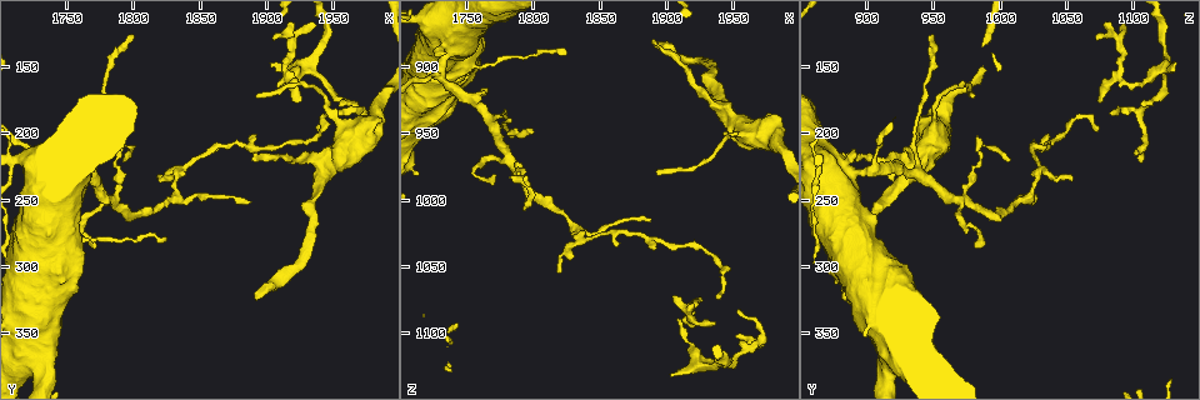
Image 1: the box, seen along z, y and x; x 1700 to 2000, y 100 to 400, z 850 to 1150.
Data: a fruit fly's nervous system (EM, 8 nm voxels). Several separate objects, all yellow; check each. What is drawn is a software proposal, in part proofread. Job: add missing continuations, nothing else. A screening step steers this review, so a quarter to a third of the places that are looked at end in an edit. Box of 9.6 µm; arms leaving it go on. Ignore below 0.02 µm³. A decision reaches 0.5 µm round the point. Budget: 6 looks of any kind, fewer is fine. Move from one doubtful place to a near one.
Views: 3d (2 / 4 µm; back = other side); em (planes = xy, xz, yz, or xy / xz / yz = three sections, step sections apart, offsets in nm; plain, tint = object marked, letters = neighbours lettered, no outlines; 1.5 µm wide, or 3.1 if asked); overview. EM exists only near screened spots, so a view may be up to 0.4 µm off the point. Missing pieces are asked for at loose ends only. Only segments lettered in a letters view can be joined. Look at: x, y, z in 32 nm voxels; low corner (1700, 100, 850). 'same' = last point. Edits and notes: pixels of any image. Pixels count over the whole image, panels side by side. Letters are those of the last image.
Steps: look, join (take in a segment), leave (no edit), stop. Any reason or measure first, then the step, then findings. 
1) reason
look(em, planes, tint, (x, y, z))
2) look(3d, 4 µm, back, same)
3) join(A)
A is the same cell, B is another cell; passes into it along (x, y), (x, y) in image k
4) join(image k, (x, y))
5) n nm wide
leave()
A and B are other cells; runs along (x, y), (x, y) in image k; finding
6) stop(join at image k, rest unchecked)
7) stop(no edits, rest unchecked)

an open end
look(3d, 2 µm, (1904, 146, 1134))

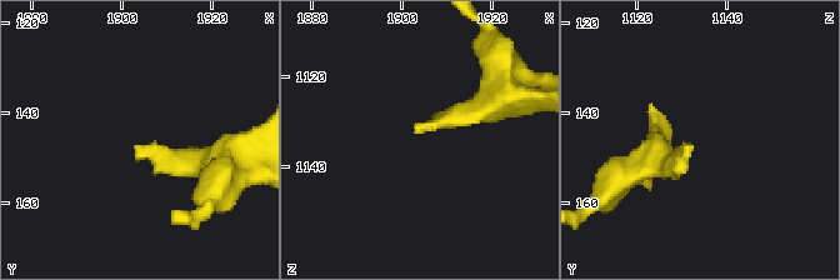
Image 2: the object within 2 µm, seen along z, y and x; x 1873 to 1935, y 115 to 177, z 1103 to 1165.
look(em, planes, letters, (1904, 148, 1132))

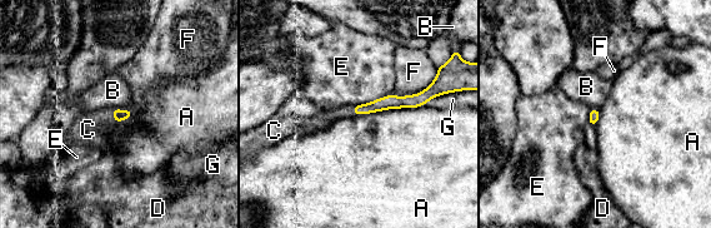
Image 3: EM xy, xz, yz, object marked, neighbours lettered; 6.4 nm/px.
join(C)
C is the same cell, A, B, D, E, F and G are other cells; passes into it along (119, 115), (114, 115), (88, 129) in image 3; the neuron continues

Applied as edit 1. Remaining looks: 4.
free end
look(3d, 2 µm, (1924, 178, 1074))

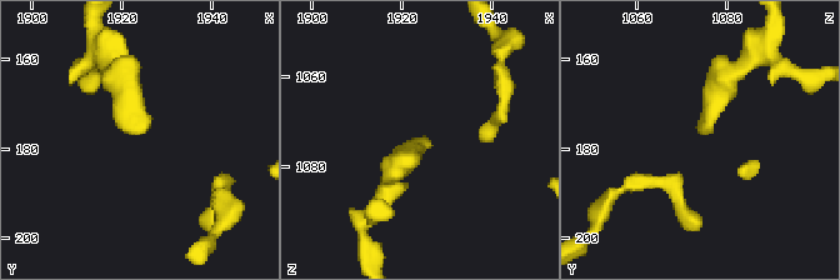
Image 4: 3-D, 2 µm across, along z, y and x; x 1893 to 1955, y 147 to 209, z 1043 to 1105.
look(em, planes, letters, (1926, 176, 1074))

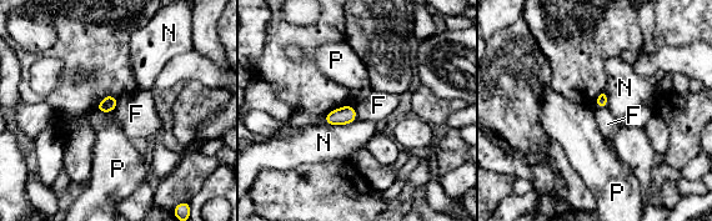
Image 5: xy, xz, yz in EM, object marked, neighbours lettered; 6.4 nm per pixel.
leave()
F, N and P are other cells; border along (354, 106), (356, 119) in image 5; no lettered segment goes on from it

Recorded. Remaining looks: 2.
thin end
look(em, planes, letters, (1890, 216, 880))

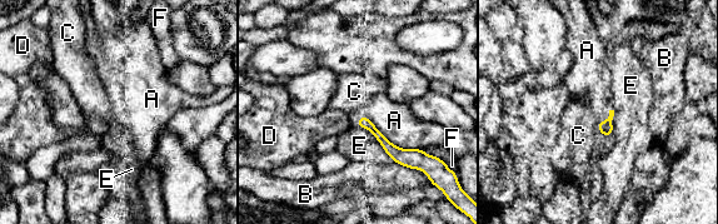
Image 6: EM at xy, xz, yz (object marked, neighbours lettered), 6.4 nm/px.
A touches over 400 nm
leave()
A, B, C, D, E and F are other cells; no lettered segment goes on from it

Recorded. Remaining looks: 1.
stop(join at image 3, rest unchecked)

